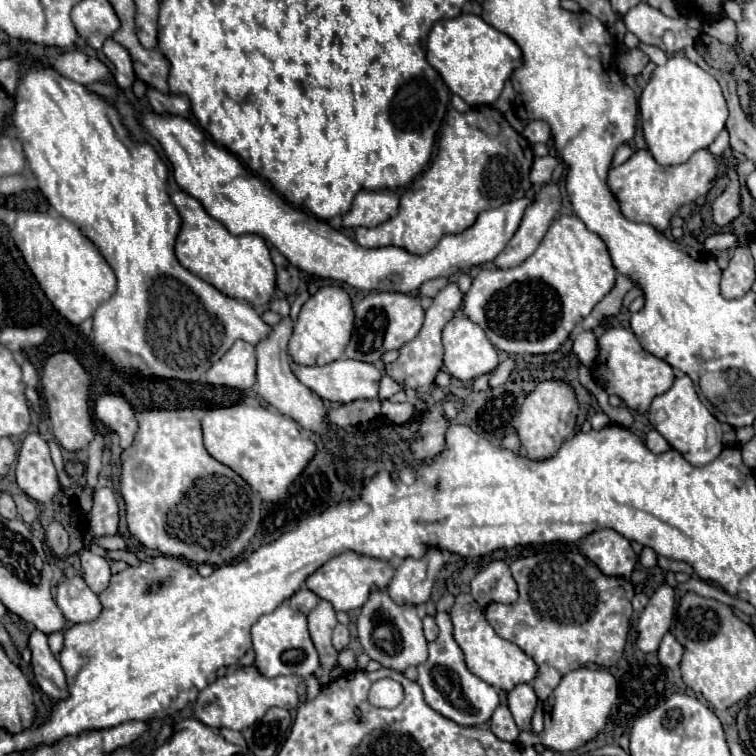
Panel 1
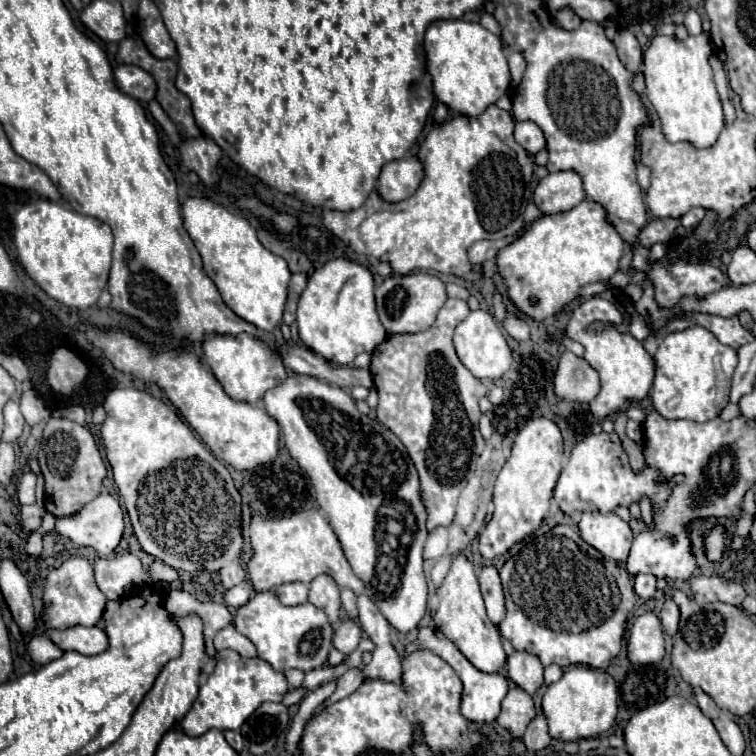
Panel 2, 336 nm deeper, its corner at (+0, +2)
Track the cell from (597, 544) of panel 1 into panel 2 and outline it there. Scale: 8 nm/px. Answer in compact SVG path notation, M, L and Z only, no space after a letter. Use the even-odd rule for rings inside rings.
M585 512L579 522L581 538L597 548L605 558L625 562L631 550L631 528L617 514Z

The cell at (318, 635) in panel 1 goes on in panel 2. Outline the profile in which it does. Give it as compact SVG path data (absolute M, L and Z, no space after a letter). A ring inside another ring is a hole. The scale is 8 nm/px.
M317 576L311 586L309 586L309 602L313 606L317 606L319 610L323 610L329 618L331 624L339 622L339 610L341 610L341 602L339 602L339 588L335 584L335 580L331 576Z

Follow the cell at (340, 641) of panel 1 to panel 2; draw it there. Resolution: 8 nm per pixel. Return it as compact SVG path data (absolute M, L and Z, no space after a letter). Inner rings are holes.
M343 620L333 634L333 646L347 658L351 652L359 646L361 640L361 628L355 620Z

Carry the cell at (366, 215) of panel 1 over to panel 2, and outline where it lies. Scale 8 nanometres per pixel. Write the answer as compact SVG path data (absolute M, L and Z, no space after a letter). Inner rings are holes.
M415 156L387 162L377 180L377 194L385 202L401 202L409 198L423 180L423 166Z

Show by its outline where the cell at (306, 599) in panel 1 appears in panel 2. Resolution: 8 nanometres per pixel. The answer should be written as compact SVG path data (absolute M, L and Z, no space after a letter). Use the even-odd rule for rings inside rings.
M303 582L281 584L277 588L277 596L279 596L281 604L285 604L285 606L297 606L297 604L305 604L307 602L307 590L309 590L309 586L303 584Z

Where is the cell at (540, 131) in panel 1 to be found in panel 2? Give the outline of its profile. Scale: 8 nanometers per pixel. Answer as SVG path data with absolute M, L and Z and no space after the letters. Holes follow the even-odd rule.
M517 122L515 124L515 140L529 154L537 154L539 150L545 148L545 136L539 130L539 126L535 126L535 122Z

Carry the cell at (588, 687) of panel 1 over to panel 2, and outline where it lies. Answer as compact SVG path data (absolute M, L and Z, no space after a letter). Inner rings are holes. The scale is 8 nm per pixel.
M587 666L567 668L561 680L549 684L543 694L543 714L547 718L551 738L573 742L607 732L615 722L619 699L619 688L613 676L609 676L605 670Z

